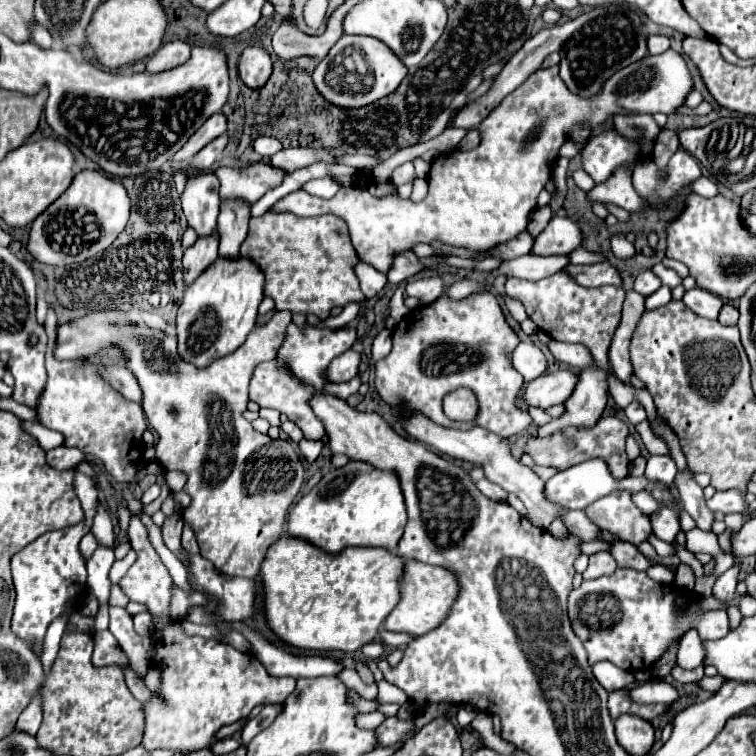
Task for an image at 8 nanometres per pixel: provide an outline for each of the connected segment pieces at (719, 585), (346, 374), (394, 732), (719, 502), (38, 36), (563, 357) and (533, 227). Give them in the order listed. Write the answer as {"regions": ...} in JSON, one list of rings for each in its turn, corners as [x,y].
{"regions":[[[[734,563],[724,575],[718,577],[714,585],[714,595],[722,601],[730,601],[736,593],[736,583],[738,583],[738,573],[740,573],[740,563]]],[[[346,351],[342,355],[338,355],[336,359],[332,359],[332,363],[326,367],[326,371],[322,373],[324,379],[328,383],[344,383],[350,381],[352,377],[358,375],[358,365],[360,365],[360,353],[356,351]]],[[[384,721],[384,723],[376,729],[378,743],[380,743],[382,747],[398,743],[398,741],[412,729],[412,723],[414,723],[414,721]]],[[[728,489],[728,491],[718,491],[708,503],[708,509],[712,511],[722,511],[722,513],[732,513],[732,511],[746,511],[746,499],[740,489]]],[[[34,23],[34,27],[30,27],[30,29],[32,29],[34,41],[36,41],[40,47],[52,47],[52,45],[54,45],[54,37],[50,37],[50,33],[48,33],[46,29],[42,29],[42,25]]],[[[550,339],[548,349],[558,361],[570,365],[572,369],[584,369],[592,365],[592,355],[584,345],[570,345],[570,343],[560,343],[556,339]]],[[[550,205],[540,207],[538,211],[534,211],[534,213],[532,213],[530,223],[528,223],[528,231],[530,231],[532,235],[540,235],[540,233],[544,231],[544,227],[548,225],[550,217],[552,217],[552,209],[550,209]]]]}

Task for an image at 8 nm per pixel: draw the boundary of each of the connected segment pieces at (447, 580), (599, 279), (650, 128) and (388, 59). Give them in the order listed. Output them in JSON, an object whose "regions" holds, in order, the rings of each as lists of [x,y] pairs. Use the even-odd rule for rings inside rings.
{"regions":[[[[406,561],[400,577],[400,601],[386,617],[384,627],[388,631],[410,633],[410,635],[424,635],[436,629],[444,621],[450,605],[458,597],[458,581],[454,579],[456,577],[442,567],[434,567],[418,561]]],[[[608,261],[596,265],[568,265],[564,271],[568,271],[582,287],[602,287],[602,285],[622,287],[622,277],[618,269],[612,267]]],[[[614,115],[616,129],[628,139],[640,139],[642,143],[654,143],[660,127],[652,115]]],[[[342,35],[340,41],[330,49],[330,53],[316,65],[312,77],[314,87],[322,93],[324,101],[338,105],[340,109],[366,107],[382,97],[388,97],[398,89],[402,79],[406,77],[406,67],[402,61],[378,39],[360,37],[360,35]]]]}

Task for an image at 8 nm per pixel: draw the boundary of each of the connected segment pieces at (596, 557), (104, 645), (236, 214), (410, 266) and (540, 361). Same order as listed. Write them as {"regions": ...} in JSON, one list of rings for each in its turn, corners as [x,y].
{"regions":[[[[594,553],[590,555],[590,563],[588,563],[588,569],[584,571],[584,579],[598,579],[602,575],[608,575],[608,573],[614,573],[616,571],[616,561],[612,557],[612,553]]],[[[109,630],[97,631],[94,634],[94,651],[92,663],[94,667],[104,667],[104,665],[118,665],[118,667],[128,667],[128,657],[120,649],[118,641]]],[[[222,201],[218,217],[220,249],[218,255],[226,259],[240,257],[240,245],[246,239],[250,221],[250,205],[244,201]]],[[[406,251],[400,257],[396,257],[396,261],[394,261],[394,265],[392,265],[390,273],[388,273],[388,281],[390,283],[402,283],[408,277],[412,277],[412,275],[424,271],[424,269],[426,267],[420,263],[420,259],[414,253]]],[[[520,343],[514,351],[512,363],[514,363],[516,371],[524,377],[524,381],[538,379],[540,375],[544,375],[548,371],[548,359],[532,343]]]]}

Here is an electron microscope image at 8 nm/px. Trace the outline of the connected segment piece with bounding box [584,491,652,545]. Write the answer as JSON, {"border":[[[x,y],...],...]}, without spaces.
{"border":[[[614,491],[594,501],[584,509],[584,513],[594,525],[620,535],[622,541],[632,545],[646,541],[648,533],[652,531],[650,517],[630,501],[630,493],[626,491]]]}

